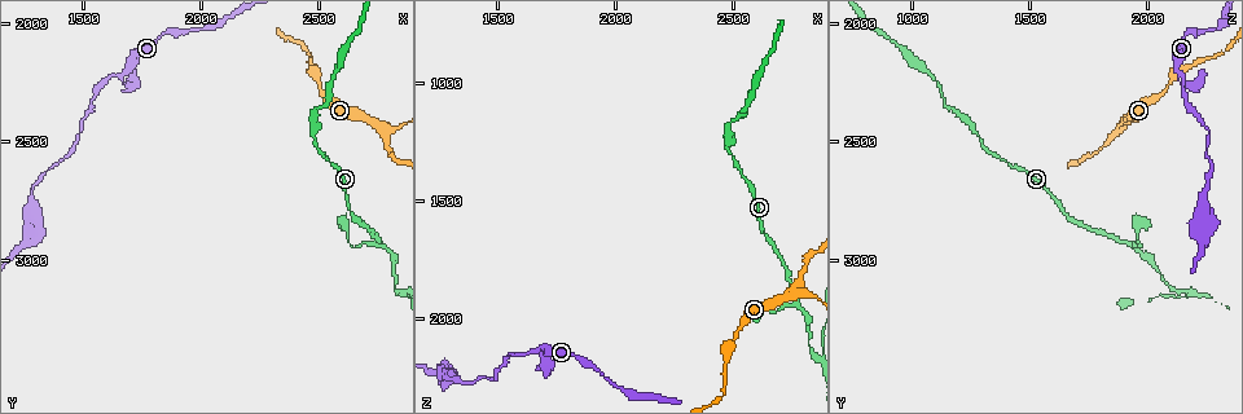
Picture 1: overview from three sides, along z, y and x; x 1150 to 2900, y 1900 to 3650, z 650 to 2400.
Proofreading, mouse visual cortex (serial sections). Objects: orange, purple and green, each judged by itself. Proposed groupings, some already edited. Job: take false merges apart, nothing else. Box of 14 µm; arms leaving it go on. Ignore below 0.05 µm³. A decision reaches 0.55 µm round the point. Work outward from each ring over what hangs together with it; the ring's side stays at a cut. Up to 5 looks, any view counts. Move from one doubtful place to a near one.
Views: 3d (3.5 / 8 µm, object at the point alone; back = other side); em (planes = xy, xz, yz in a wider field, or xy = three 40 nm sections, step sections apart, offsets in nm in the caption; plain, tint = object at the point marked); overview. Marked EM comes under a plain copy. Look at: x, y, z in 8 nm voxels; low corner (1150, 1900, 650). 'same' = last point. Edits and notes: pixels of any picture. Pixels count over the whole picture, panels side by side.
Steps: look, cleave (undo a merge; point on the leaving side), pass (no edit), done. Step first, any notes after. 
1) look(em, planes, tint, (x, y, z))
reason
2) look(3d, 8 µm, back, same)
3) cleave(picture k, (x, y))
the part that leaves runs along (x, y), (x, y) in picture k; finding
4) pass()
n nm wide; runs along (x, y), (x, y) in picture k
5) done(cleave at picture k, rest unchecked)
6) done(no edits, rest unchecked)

look(3d, 3.5 µm, (1680, 2210, 2140))
side arm on a straight run

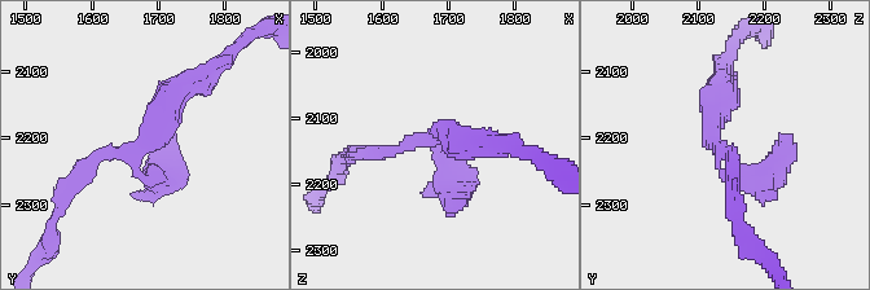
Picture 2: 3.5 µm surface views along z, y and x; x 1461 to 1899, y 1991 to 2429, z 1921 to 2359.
look(em, xy, step 2, tint, (1665, 2215, 2135))
3 arms; arms of 200, 350, 350 nm; need the tissue

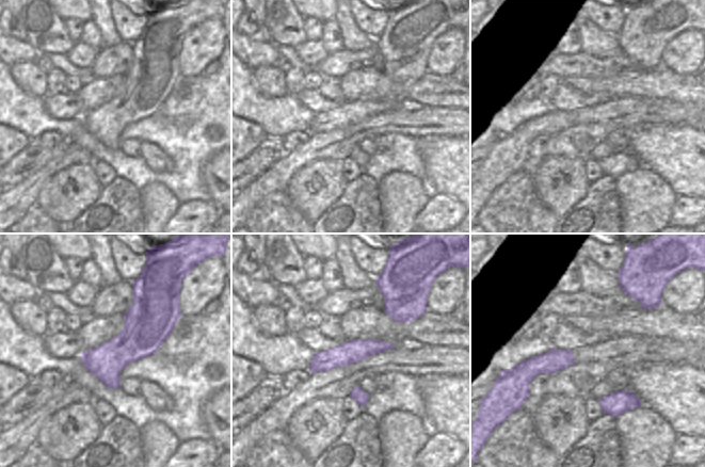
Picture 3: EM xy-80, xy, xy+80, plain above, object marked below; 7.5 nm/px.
pass()
runs along (189, 84), (145, 144), (97, 156), (70, 192) in picture 2; all the same cell

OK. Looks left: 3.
look(3d, 8 µm, (2750, 2450, 1880))
three-way junction

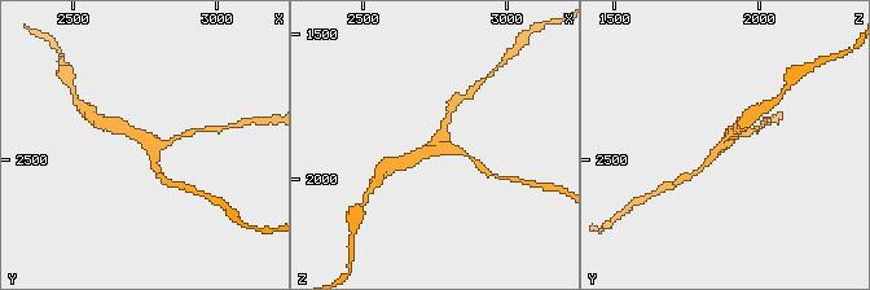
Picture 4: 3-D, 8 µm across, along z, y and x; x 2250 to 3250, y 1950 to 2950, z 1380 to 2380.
look(3d, 3.5 µm, (2760, 2440, 1880))
closer look

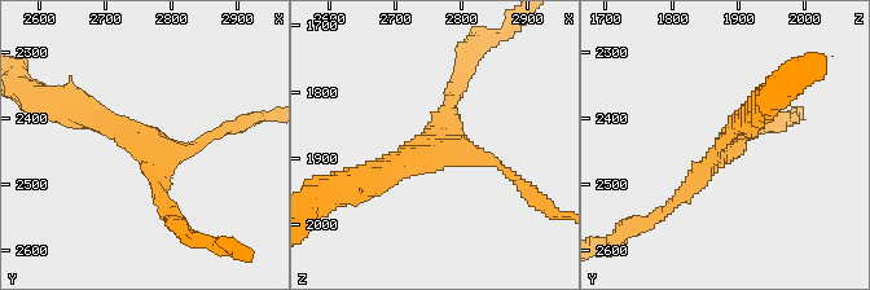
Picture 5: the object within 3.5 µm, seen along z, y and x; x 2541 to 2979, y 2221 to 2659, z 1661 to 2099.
look(em, xy, step 5, tint, (2760, 2440, 1880))

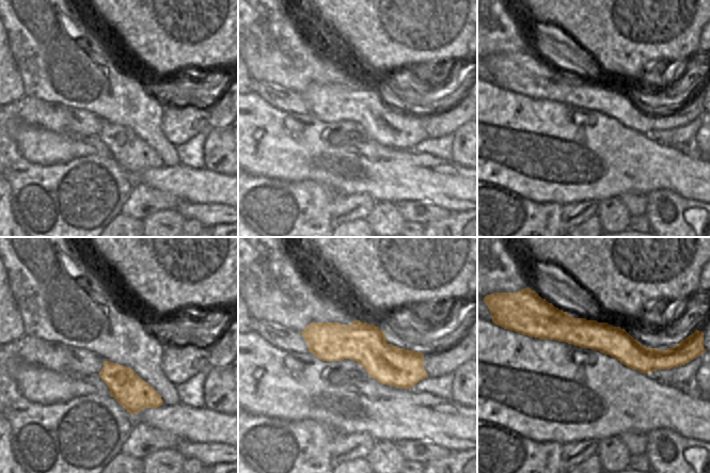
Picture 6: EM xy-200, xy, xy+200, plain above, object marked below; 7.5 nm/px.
pass()
runs along (759, 106), (669, 206) in picture 5; all the same cell

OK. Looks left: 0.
done(no edits, rest unchecked)

